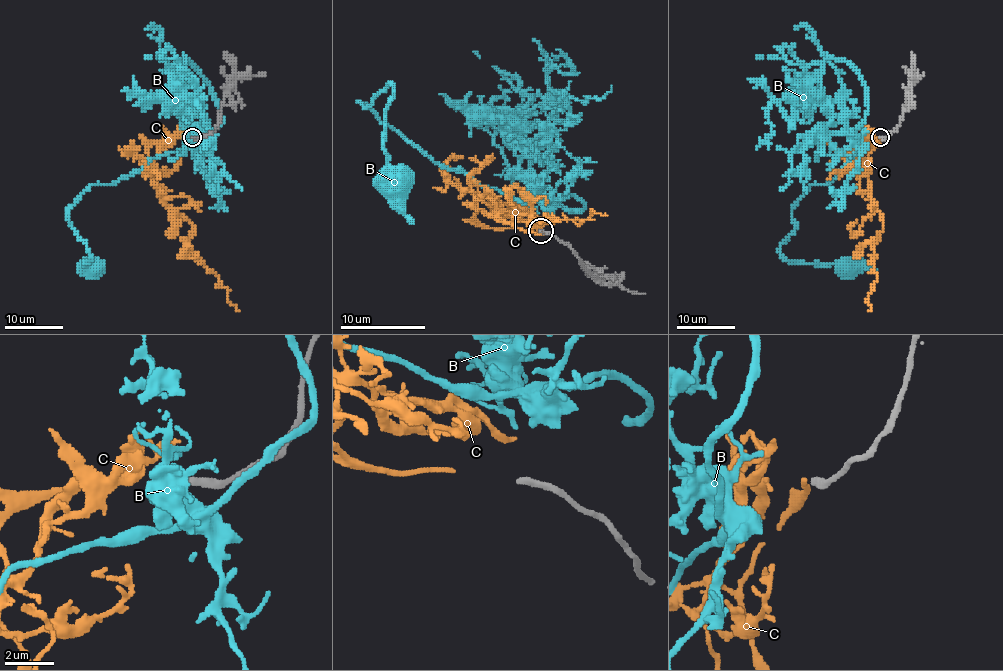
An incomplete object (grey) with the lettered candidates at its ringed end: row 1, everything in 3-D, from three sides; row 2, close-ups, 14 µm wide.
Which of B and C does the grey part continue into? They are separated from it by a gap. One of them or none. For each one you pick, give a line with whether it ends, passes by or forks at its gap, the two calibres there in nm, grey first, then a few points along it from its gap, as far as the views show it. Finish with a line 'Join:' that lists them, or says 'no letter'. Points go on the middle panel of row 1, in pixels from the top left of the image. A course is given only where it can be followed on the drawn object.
C: it passes by | 280/240 nm | via (535, 219), (492, 200), (475, 204), (541, 232), (532, 219), (575, 223), (592, 208), (607, 215)
Join: C

